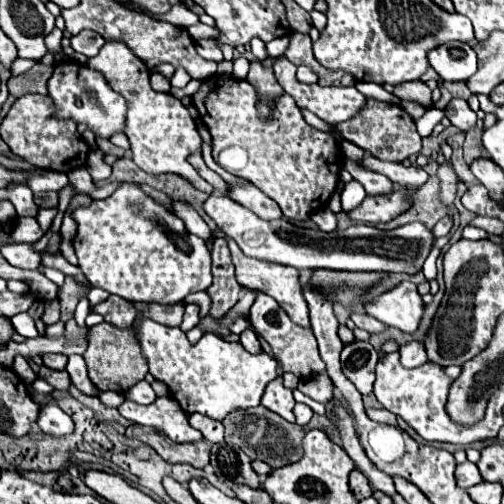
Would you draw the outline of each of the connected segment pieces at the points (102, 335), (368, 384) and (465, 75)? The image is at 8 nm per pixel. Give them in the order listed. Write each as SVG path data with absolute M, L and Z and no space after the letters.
M108 322L92 326L88 330L88 350L84 352L90 380L100 390L114 390L120 394L124 394L130 386L140 382L148 374L148 366L144 362L140 348L134 346L138 346L138 340L134 338L134 334L130 334L130 328L120 330Z
M350 342L342 350L342 372L354 382L360 394L370 394L374 384L374 368L378 352L370 342Z
M446 42L430 52L430 66L442 80L468 80L478 70L478 58L470 44Z

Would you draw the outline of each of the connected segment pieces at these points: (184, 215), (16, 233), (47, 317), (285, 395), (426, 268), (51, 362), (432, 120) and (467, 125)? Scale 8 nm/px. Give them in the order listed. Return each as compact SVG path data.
M174 202L174 210L176 210L178 218L184 220L186 230L190 230L192 234L202 236L208 244L212 244L212 242L216 240L216 238L212 236L212 230L208 228L208 224L200 218L200 214L198 214L192 206L188 206L188 204L184 204L184 202Z
M24 216L20 218L20 222L14 224L10 236L14 242L36 242L44 236L44 232L40 230L38 222L32 216Z
M52 300L46 303L46 308L44 314L42 315L42 319L46 325L54 324L59 321L61 318L60 312L60 304L58 300Z
M274 378L266 390L264 390L264 396L262 396L262 406L266 406L268 410L274 410L276 414L280 414L284 420L288 422L294 422L294 414L292 414L292 408L294 408L296 400L292 396L292 390L286 388L282 384L282 378Z
M433 247L426 258L422 270L426 280L429 282L430 280L436 279L437 277L437 267L436 261L441 254L441 249Z
M44 354L42 356L42 362L48 366L48 368L52 368L52 370L64 370L66 368L66 356L62 356L62 354Z
M431 108L415 124L422 138L429 137L433 128L445 117L445 109Z
M452 100L446 106L446 116L450 118L452 126L456 126L456 128L460 128L464 132L476 128L476 122L478 122L476 112L468 106L466 100Z

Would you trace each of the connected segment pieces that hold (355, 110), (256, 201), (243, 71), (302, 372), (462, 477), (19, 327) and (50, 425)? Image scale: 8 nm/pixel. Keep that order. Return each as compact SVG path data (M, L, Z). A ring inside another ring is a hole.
M278 58L276 64L274 64L274 72L276 72L276 78L278 78L278 84L284 88L286 94L290 94L296 104L302 108L302 110L308 110L312 114L316 114L318 118L322 118L324 122L328 124L340 124L340 122L346 122L350 118L354 118L356 114L360 114L366 106L366 98L354 88L336 88L336 86L320 86L320 84L302 84L296 80L296 66L288 60L288 58Z
M232 186L230 194L238 204L250 208L256 216L260 216L262 220L276 220L276 218L282 218L282 210L280 206L270 198L266 196L262 190L254 188L254 186Z
M240 57L233 61L233 77L236 79L245 79L250 68L250 62L244 58Z
M252 290L256 300L250 308L250 322L256 328L256 332L270 344L276 360L280 362L284 372L292 372L298 378L308 378L314 374L320 374L326 366L318 354L318 344L316 338L310 330L302 330L300 326L294 326L294 322L290 322L288 314L278 306L278 302L274 298L270 298L268 294L260 292L260 290Z
M464 462L464 464L458 464L456 466L456 482L460 488L470 488L474 484L480 484L482 482L482 476L480 476L480 470L476 464L472 462Z
M26 312L16 314L10 322L12 322L12 326L16 328L16 332L18 332L18 334L22 334L24 338L34 338L34 336L38 336L36 324L34 324L34 320L32 320Z
M48 402L38 416L38 426L44 434L54 436L54 438L62 438L62 436L70 436L74 432L74 420L56 404L56 402Z

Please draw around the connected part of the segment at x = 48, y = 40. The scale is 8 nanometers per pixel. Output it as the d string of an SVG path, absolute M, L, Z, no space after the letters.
M55 27L45 38L45 43L50 52L60 53L61 40L64 37L63 32Z

